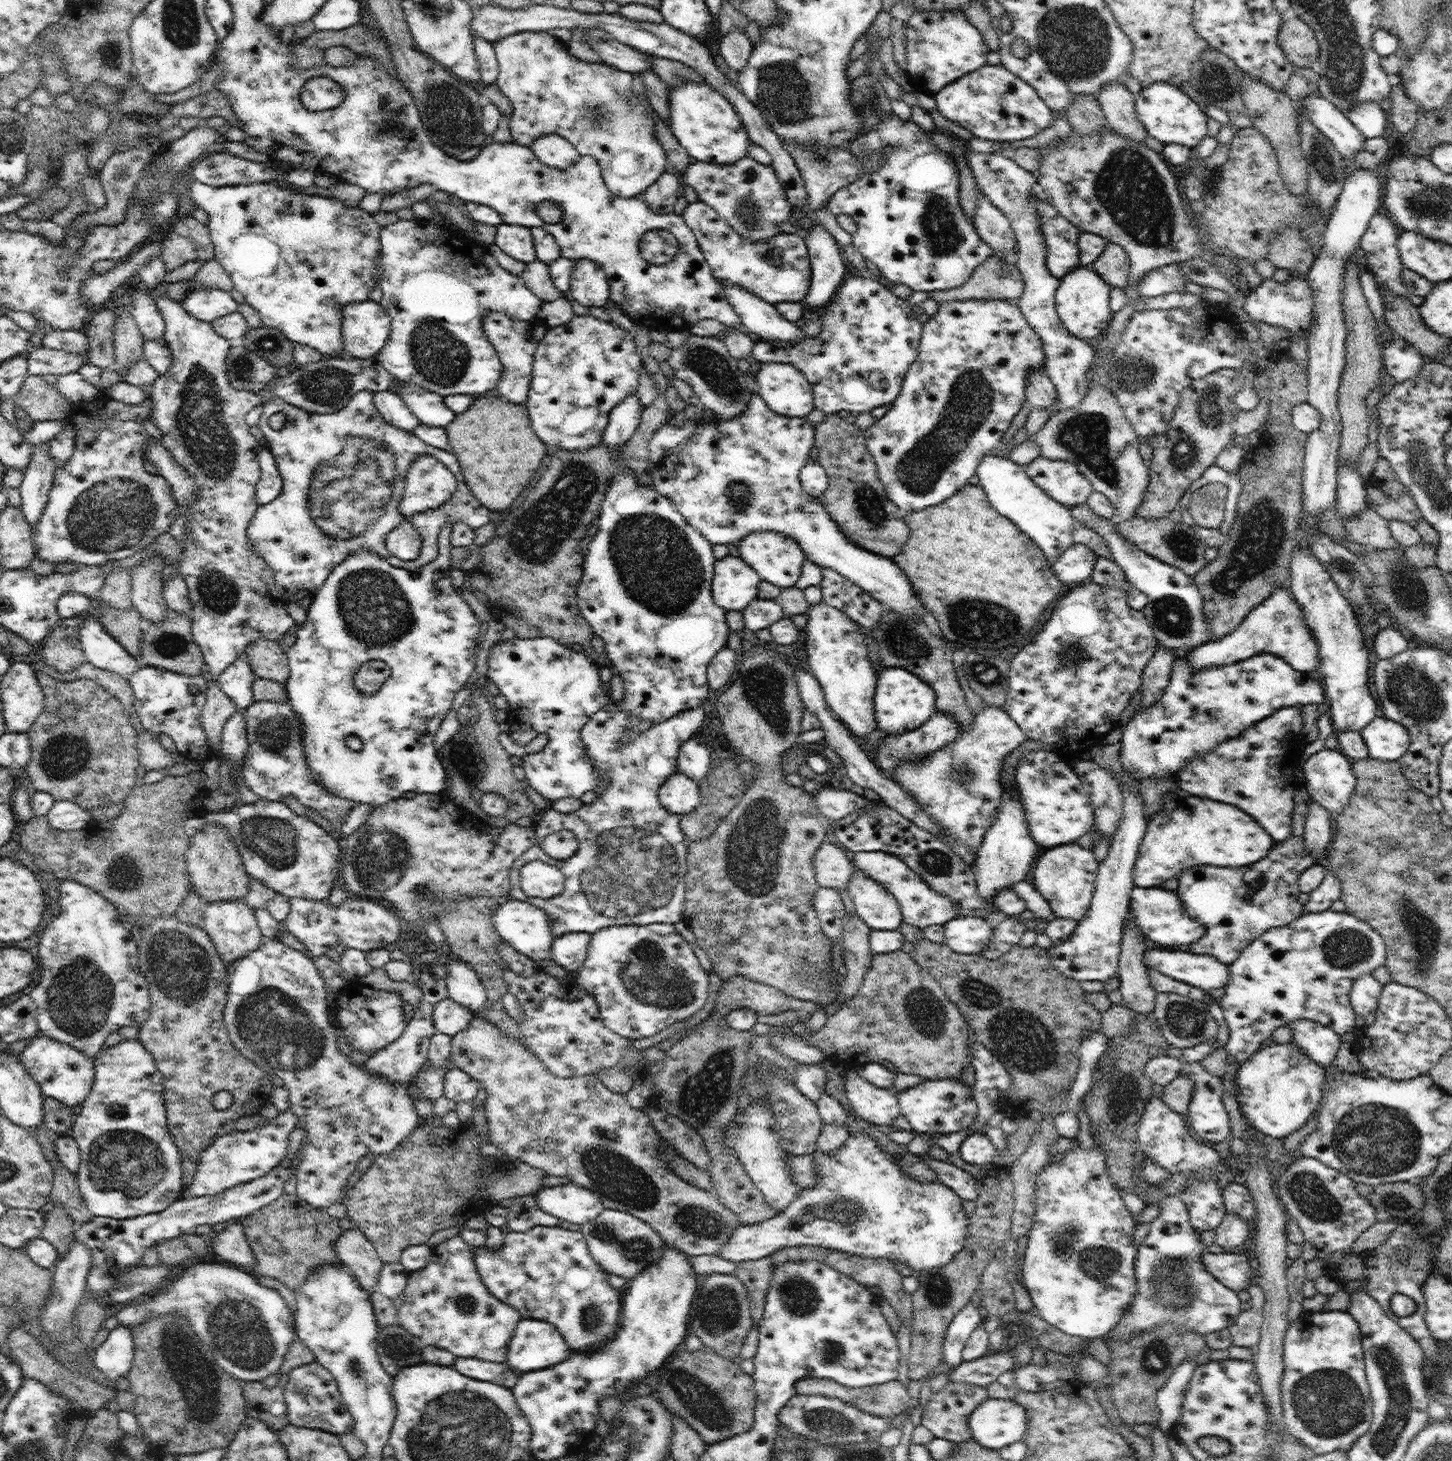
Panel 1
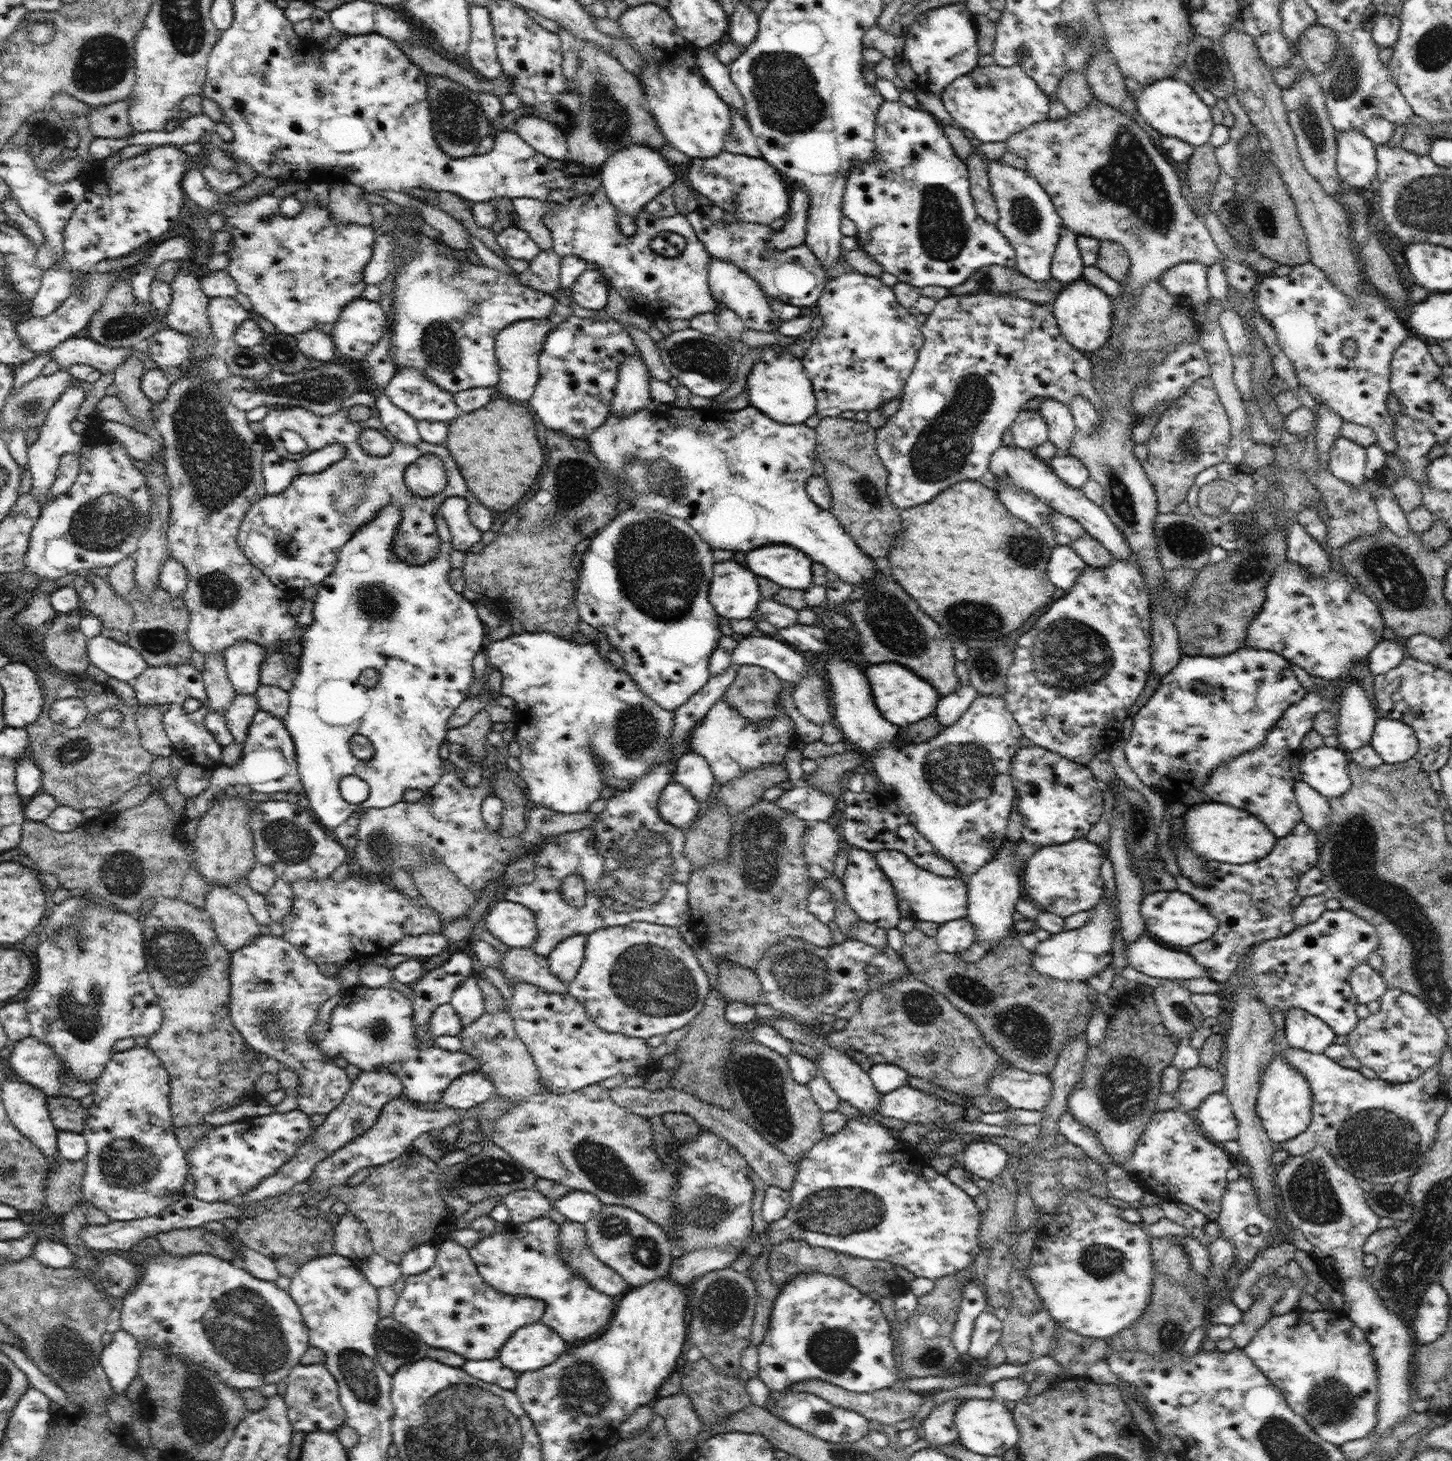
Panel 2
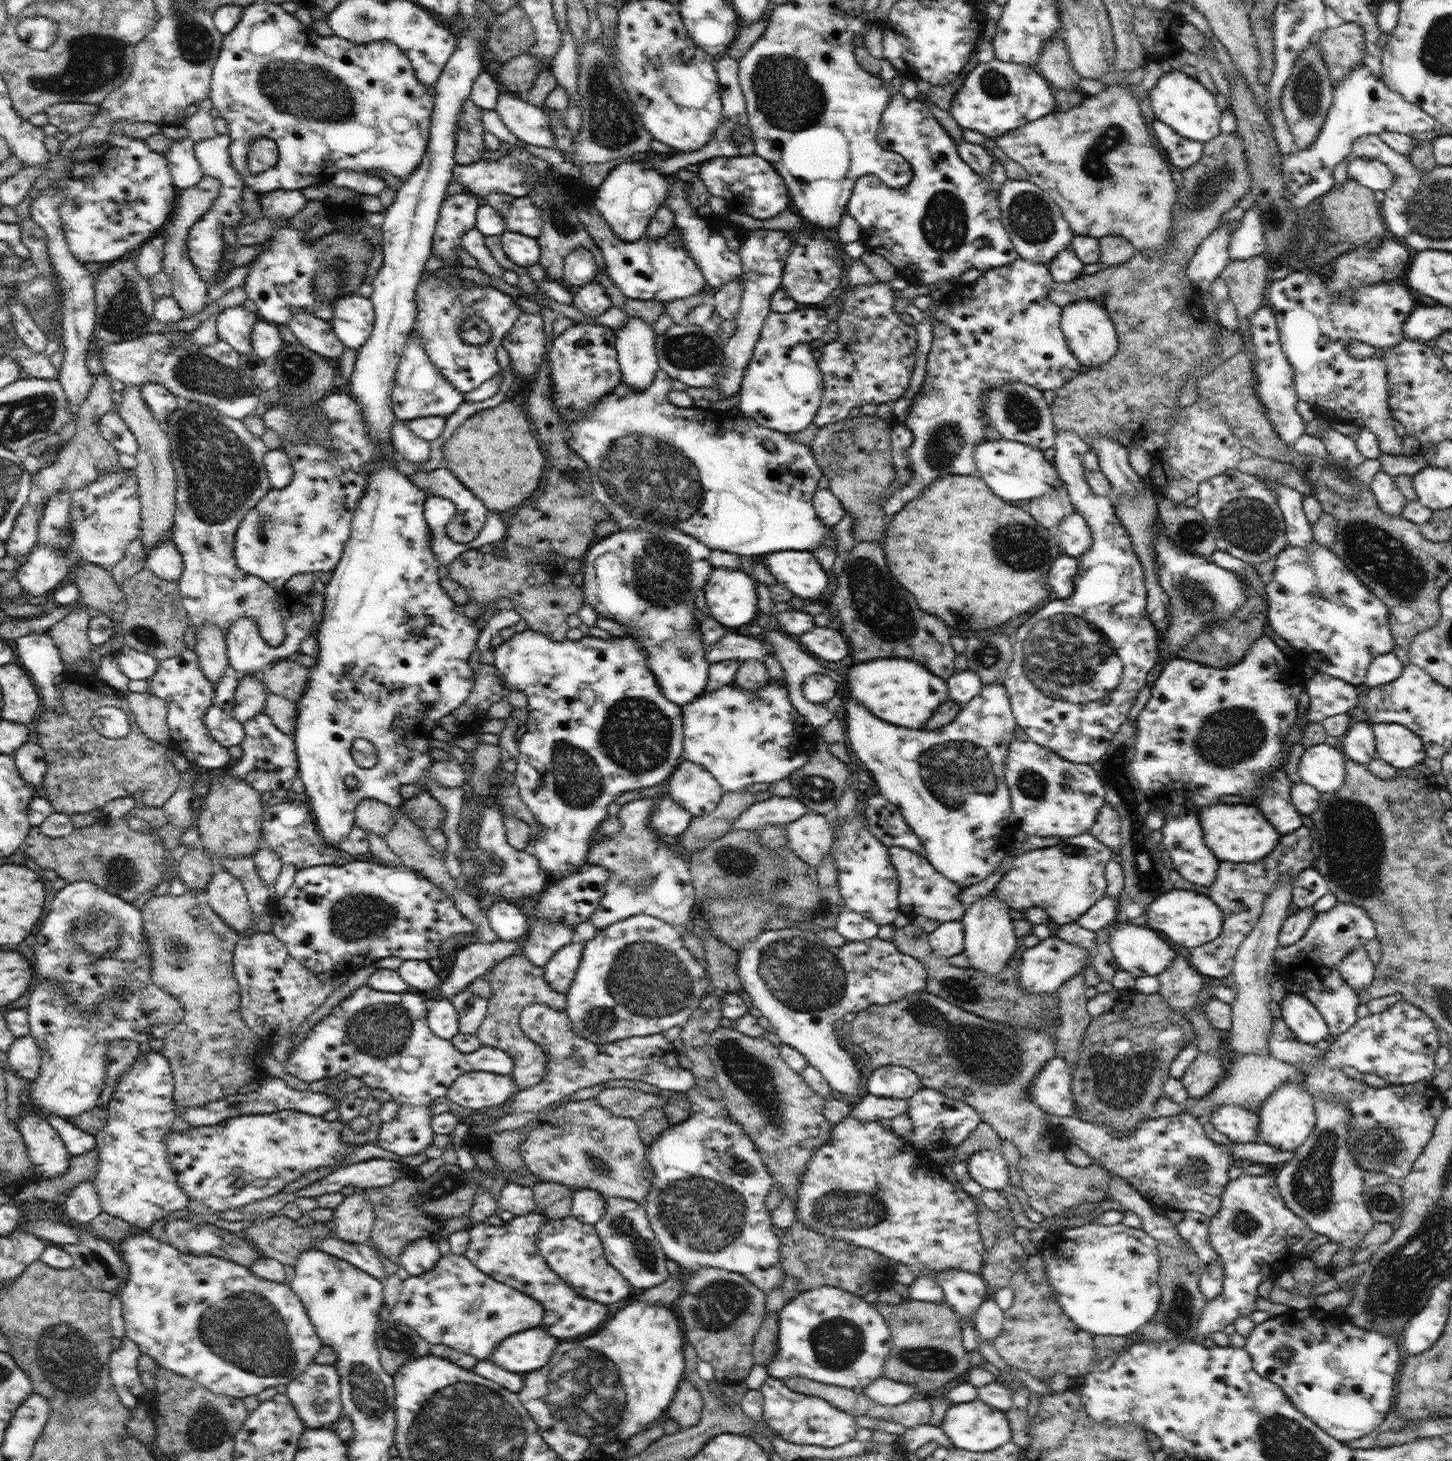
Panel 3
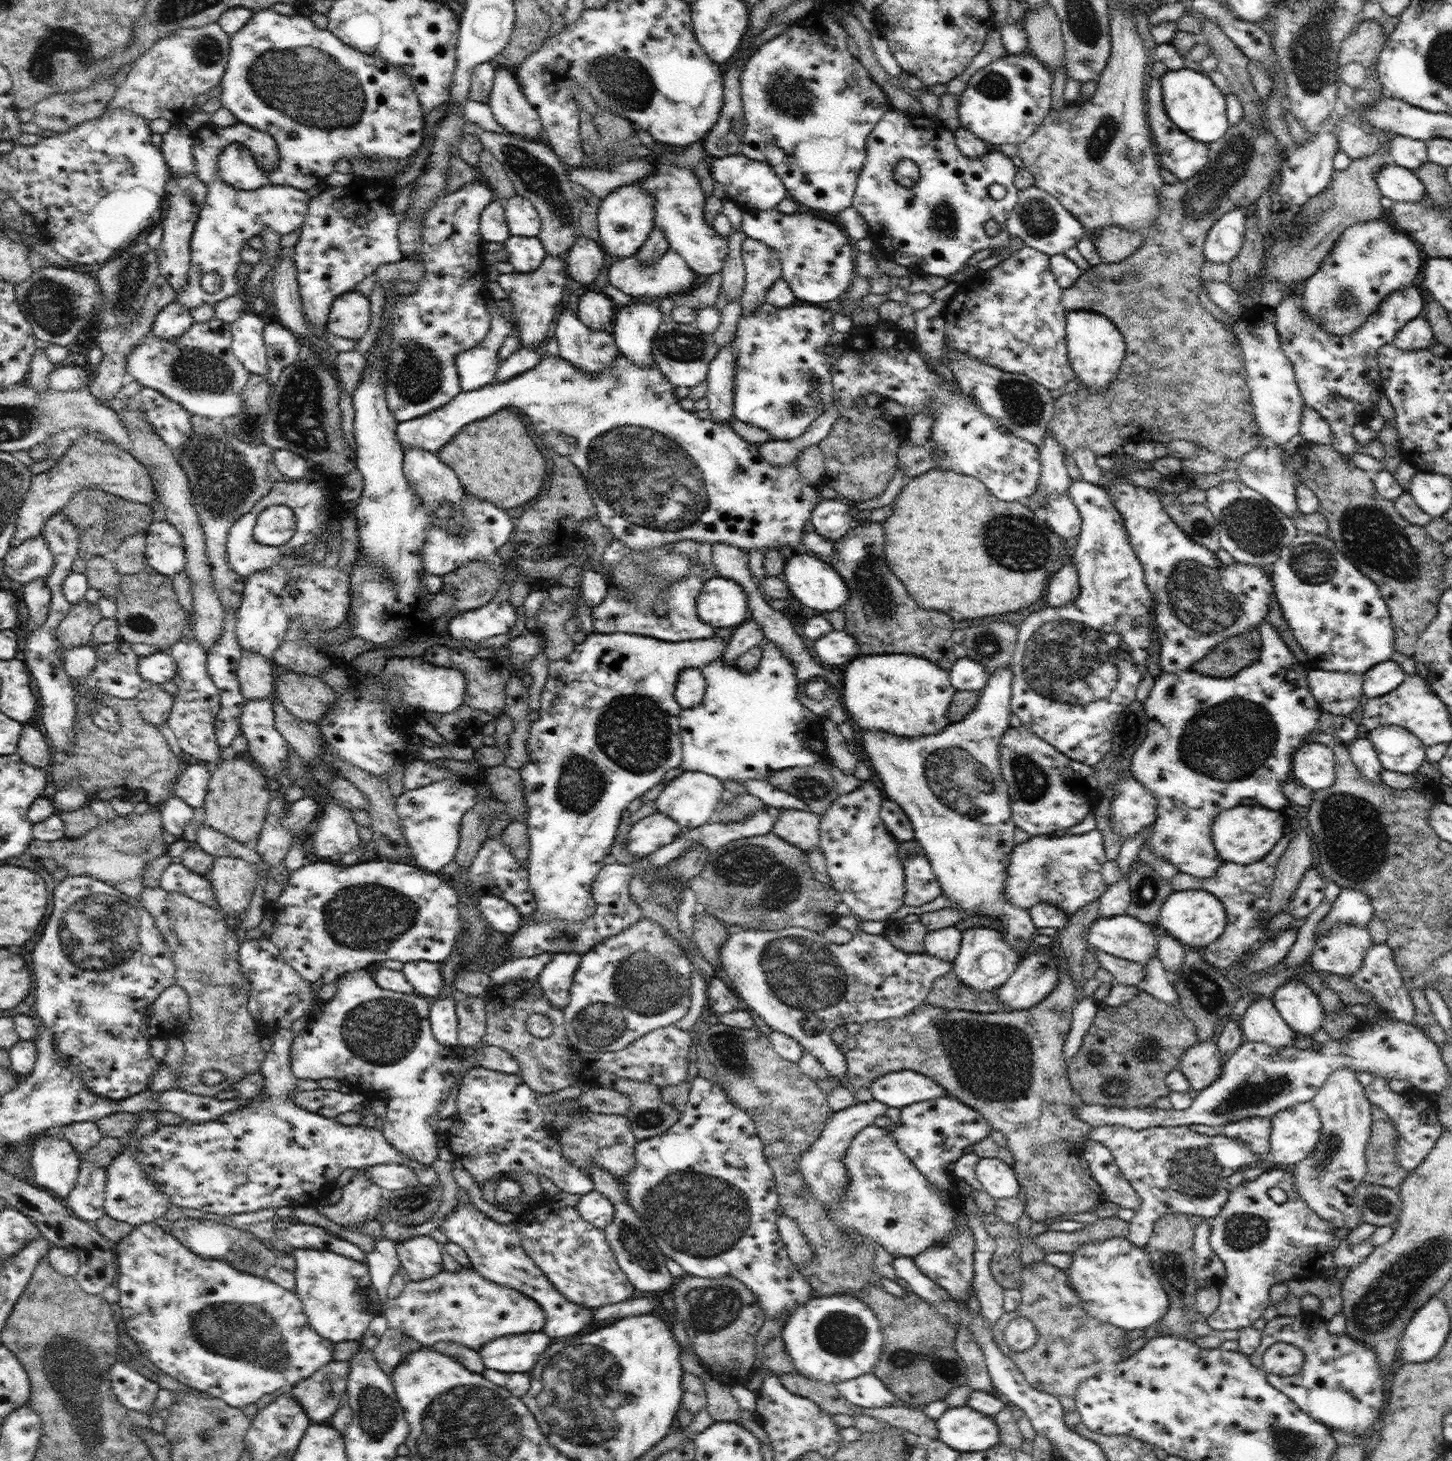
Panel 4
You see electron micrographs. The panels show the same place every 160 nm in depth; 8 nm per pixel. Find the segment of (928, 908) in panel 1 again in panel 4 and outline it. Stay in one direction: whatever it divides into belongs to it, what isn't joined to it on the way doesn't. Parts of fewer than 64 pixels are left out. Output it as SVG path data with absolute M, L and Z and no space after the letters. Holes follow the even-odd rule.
M915 839L901 842L898 852L905 872L904 900L908 906L922 906L942 895L928 857Z

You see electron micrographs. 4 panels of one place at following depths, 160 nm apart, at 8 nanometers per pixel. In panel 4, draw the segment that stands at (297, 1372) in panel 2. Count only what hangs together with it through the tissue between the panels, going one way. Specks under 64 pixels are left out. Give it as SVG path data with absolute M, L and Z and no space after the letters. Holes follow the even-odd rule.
M332 1361L291 1390L312 1422L327 1424L345 1400L350 1361Z

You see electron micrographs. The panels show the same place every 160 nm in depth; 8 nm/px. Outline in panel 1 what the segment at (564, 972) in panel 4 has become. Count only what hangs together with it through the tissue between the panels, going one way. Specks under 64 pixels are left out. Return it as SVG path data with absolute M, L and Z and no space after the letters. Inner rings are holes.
M567 932L553 940L551 958L568 972L577 971L586 960L592 934Z

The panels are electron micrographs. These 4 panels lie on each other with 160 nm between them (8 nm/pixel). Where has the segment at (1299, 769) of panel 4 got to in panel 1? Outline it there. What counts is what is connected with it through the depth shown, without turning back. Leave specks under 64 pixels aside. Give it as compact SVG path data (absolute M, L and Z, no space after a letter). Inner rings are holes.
M1339 749L1320 750L1302 763L1304 787L1335 818L1350 802L1356 786L1352 760Z

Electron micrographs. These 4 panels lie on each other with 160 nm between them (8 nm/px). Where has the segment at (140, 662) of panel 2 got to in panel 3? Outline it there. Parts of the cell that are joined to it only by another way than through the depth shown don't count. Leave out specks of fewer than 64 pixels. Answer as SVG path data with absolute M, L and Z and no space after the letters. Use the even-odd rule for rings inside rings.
M120 648L115 650L115 654L110 656L116 660L120 670L124 672L130 680L148 680L158 671L159 662L152 656L137 652L130 648Z

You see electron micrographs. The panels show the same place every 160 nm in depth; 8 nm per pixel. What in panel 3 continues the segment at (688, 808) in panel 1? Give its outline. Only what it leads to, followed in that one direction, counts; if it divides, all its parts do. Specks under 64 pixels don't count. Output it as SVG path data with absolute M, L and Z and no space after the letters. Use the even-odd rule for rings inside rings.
M666 793L652 810L649 821L657 834L675 841L689 827L692 819L693 816Z

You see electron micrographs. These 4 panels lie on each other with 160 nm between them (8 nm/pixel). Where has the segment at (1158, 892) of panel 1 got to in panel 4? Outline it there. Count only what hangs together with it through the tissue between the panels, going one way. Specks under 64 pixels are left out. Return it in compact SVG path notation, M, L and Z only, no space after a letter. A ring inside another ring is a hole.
M1200 889L1174 891L1162 905L1158 921L1168 934L1172 935L1176 940L1182 941L1187 948L1202 950L1202 948L1208 946L1208 944L1212 944L1217 938L1220 938L1220 935L1225 931L1227 912L1225 911L1225 906L1222 904L1222 901L1210 894L1210 892Z

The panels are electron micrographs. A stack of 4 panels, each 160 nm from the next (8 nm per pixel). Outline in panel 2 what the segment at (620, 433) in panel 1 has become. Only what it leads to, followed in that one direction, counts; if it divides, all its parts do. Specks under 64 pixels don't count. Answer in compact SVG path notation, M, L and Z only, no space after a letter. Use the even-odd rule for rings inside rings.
M640 351L627 356L619 366L616 396L611 402L612 416L626 418L642 410L651 399L651 376Z

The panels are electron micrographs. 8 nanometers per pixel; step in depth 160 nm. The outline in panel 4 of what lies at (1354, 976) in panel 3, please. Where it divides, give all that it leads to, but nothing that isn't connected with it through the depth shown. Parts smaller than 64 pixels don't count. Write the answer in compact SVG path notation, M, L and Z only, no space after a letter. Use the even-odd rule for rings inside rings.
M1334 925L1316 939L1310 960L1317 971L1350 977L1360 970L1366 951L1372 945L1367 926Z

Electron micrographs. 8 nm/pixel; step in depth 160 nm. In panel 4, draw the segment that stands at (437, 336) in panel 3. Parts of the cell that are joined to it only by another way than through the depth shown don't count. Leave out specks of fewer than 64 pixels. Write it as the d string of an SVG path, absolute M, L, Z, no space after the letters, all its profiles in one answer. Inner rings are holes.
M493 298L487 304L491 316L491 327L484 340L457 356L461 390L464 392L479 389L495 380L499 367L499 348L513 327L507 316L497 312L497 302L498 300Z

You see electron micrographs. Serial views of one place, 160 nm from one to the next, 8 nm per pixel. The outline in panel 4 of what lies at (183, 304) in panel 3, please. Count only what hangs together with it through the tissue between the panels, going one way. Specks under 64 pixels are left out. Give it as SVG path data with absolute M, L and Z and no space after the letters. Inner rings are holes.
M190 174L186 178L171 176L168 178L166 193L168 193L166 211L160 223L163 228L163 239L155 251L158 257L159 275L164 276L164 279L178 292L188 282L188 270L190 270L191 262L191 238L198 215L202 210L202 204L204 204L204 200L208 196L208 188L194 174Z

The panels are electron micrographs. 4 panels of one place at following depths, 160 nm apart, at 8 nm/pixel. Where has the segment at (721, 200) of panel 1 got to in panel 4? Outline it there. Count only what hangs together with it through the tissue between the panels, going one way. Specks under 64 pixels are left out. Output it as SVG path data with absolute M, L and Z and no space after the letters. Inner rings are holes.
M736 154L736 156L714 159L711 162L710 170L714 182L722 184L726 196L744 210L768 211L777 209L782 200L789 198L789 193L782 180L772 171L770 165L762 161Z

